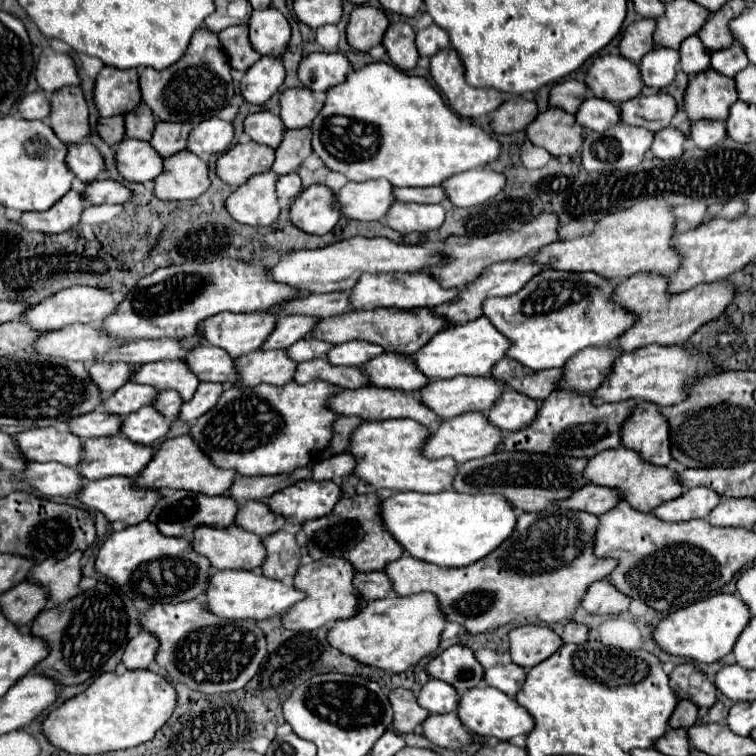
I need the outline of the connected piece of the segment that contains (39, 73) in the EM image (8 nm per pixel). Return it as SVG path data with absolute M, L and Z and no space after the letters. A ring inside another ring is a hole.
M51 48L43 50L37 70L35 70L35 78L47 94L59 90L61 86L81 84L81 78L77 74L73 58L69 54L59 54Z

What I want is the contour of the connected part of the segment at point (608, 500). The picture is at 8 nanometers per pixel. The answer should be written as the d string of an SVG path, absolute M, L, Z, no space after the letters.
M589 484L585 488L579 488L579 492L573 492L573 496L569 496L569 500L561 500L561 504L555 504L555 506L601 516L601 514L609 512L619 500L621 500L621 496L613 488Z

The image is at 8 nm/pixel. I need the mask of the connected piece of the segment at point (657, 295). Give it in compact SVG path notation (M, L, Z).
M651 274L629 276L617 284L613 302L617 302L627 312L635 314L635 324L617 338L617 348L621 352L635 352L637 348L649 344L659 344L659 346L683 344L699 326L723 314L725 304L729 304L733 296L735 296L735 286L731 288L729 284L725 284L725 280L713 284L699 284L687 292L671 296L667 294L667 278L663 276L651 276Z

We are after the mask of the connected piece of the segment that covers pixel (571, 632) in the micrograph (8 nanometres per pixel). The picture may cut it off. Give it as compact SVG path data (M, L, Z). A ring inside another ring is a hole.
M571 620L571 622L565 624L565 630L563 630L561 638L565 642L577 642L577 644L581 644L581 642L587 640L587 634L589 634L589 628L585 624L577 624L577 622Z

